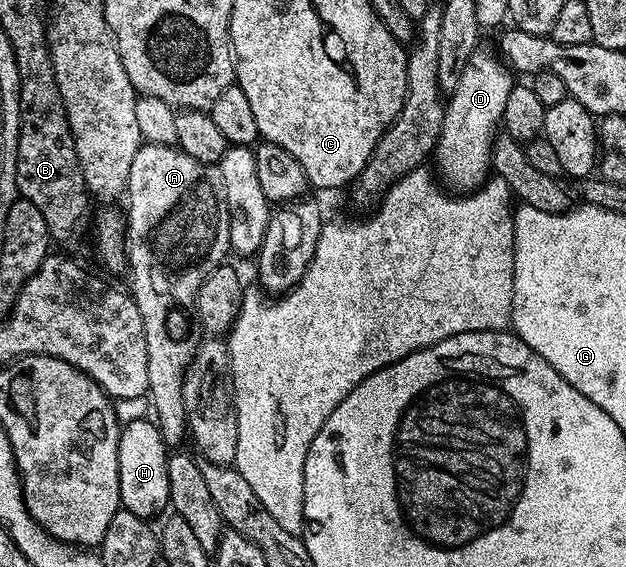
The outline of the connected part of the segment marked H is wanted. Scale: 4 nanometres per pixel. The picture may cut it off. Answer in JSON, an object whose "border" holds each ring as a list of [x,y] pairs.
{"border":[[[152,420],[127,422],[117,438],[117,462],[119,463],[119,491],[121,504],[127,511],[146,519],[169,505],[169,456],[163,435]]]}

